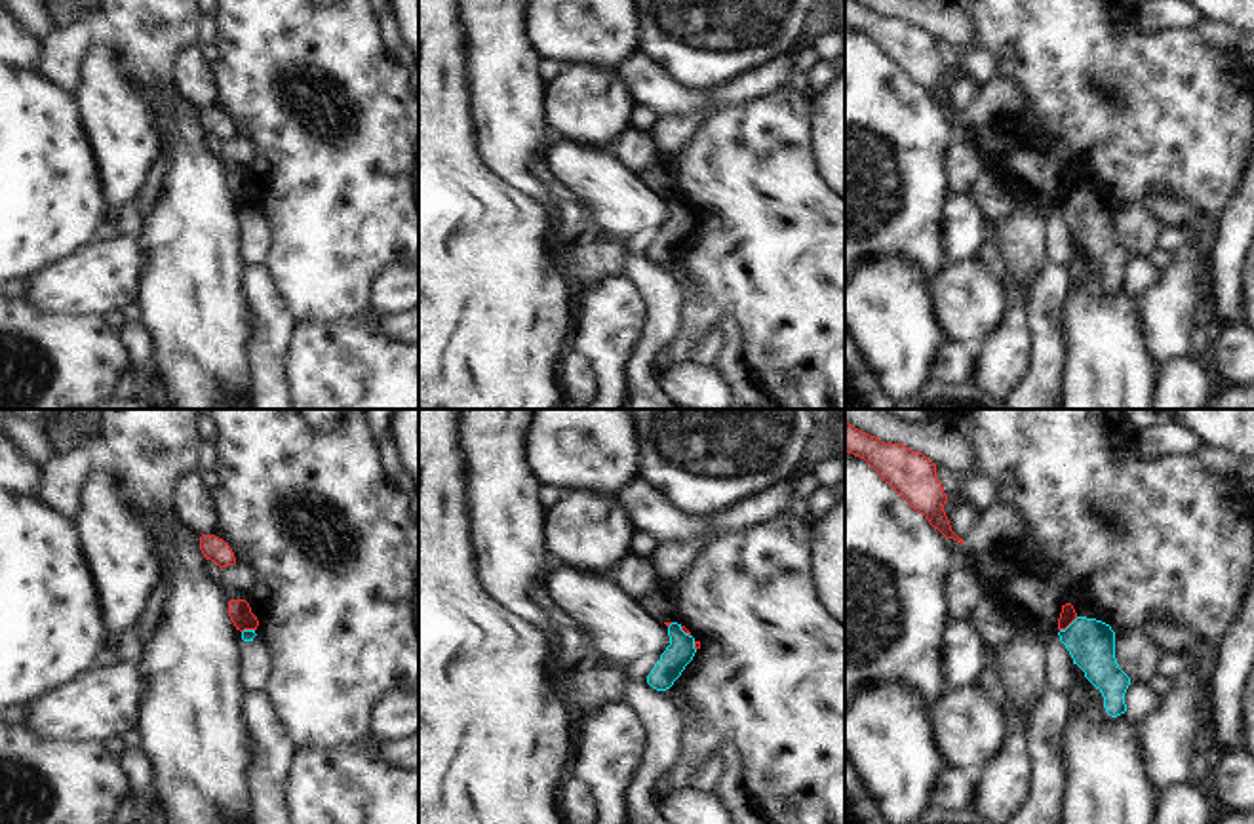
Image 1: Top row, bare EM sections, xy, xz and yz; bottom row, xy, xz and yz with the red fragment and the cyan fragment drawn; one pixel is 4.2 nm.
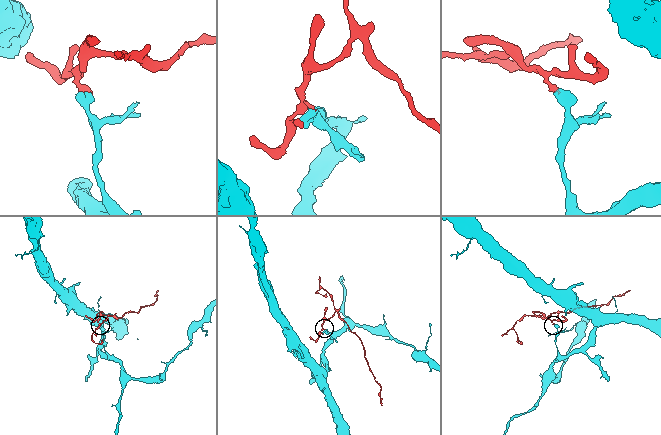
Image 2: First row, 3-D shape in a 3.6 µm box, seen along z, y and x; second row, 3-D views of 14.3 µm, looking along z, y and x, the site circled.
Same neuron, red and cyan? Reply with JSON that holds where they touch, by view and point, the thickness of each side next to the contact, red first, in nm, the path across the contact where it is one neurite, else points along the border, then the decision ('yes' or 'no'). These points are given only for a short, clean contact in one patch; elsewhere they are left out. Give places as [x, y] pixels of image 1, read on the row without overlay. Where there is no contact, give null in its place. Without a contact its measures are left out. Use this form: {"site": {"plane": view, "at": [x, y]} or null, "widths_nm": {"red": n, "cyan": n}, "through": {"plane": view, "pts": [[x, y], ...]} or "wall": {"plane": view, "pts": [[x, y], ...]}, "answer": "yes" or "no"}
{"site": {"plane": "yz", "at": [1068, 198]}, "widths_nm": {"red": 70, "cyan": 200}, "wall": {"plane": "yz", "pts": [[1077, 191], [1060, 204]]}, "answer": "no"}

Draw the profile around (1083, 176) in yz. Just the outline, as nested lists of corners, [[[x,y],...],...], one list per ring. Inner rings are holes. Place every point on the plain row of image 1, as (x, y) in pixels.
[[[1081,164],[1071,167],[1069,177],[1073,179],[1077,190],[1104,194],[1098,175],[1090,166]]]

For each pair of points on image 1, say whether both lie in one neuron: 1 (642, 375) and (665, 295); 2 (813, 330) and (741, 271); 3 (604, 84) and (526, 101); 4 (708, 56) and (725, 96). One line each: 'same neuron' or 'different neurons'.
1: same neuron
2: same neuron
3: different neurons
4: different neurons

